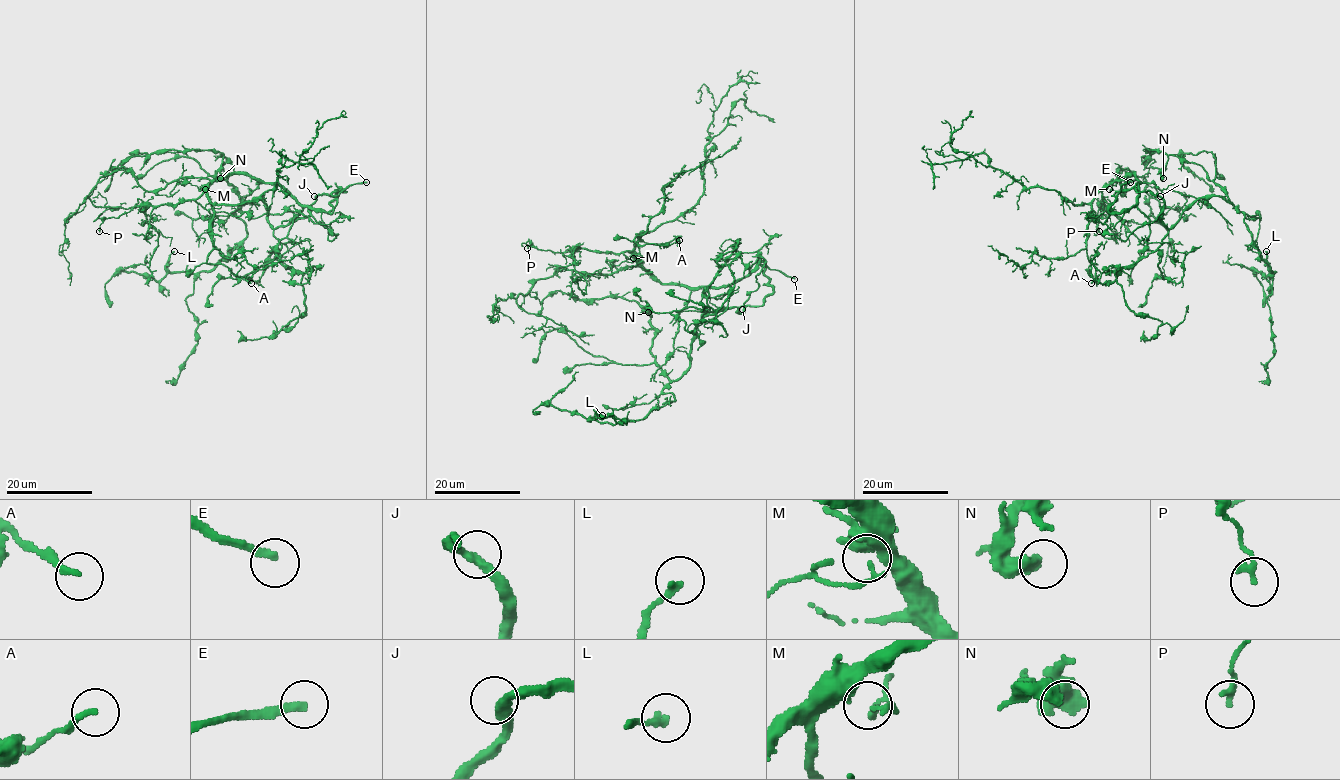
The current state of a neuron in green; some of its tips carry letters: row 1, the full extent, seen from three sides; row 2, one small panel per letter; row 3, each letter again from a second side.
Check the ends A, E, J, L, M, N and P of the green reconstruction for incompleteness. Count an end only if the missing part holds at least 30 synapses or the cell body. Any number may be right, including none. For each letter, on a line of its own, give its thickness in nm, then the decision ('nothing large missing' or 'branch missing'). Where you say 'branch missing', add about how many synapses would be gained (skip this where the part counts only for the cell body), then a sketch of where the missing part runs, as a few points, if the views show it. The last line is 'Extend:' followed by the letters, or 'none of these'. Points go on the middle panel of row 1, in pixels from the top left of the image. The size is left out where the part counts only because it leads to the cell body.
A: calibre 180 nm; nothing large missing
E: calibre 240 nm; branch missing
J: calibre 280 nm; nothing large missing
L: calibre 200 nm; nothing large missing
M: calibre 180 nm; nothing large missing
N: calibre 400 nm; nothing large missing
P: calibre 190 nm; nothing large missing
Extend: E

